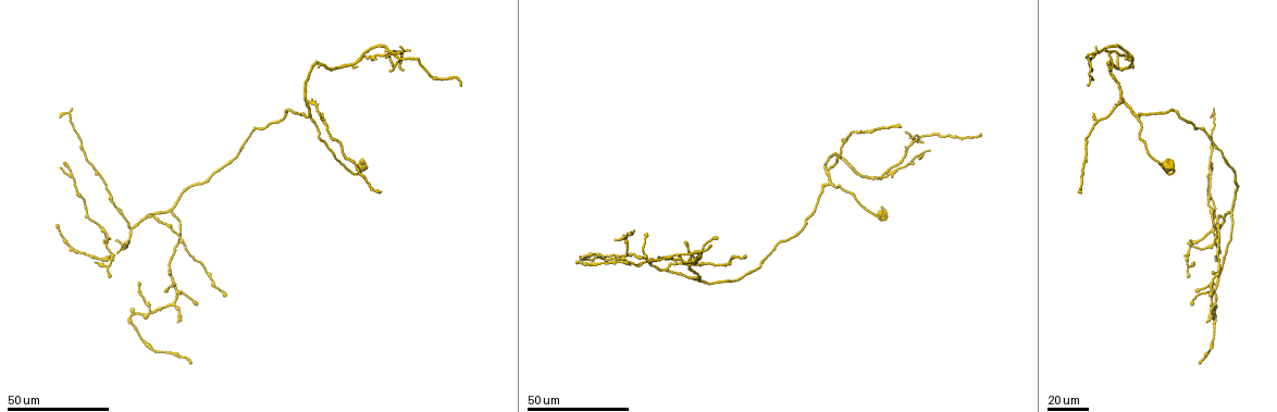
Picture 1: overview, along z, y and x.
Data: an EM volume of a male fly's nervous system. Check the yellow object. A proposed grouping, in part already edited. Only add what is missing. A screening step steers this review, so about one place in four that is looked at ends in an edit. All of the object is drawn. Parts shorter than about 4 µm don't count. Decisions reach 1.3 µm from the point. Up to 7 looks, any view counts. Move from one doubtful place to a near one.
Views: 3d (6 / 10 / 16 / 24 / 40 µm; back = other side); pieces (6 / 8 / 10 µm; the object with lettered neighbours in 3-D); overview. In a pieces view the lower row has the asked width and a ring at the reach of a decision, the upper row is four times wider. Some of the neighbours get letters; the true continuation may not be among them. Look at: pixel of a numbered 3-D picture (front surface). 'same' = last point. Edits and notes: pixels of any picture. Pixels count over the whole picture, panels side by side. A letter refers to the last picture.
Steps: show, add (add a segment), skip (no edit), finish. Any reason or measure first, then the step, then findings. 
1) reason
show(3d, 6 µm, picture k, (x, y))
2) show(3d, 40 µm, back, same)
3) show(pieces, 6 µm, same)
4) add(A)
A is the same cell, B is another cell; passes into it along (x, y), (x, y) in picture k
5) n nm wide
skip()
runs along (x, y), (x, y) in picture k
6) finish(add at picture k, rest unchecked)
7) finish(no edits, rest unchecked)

an open end
show(3d, 40 µm, picture 1, (104, 242))

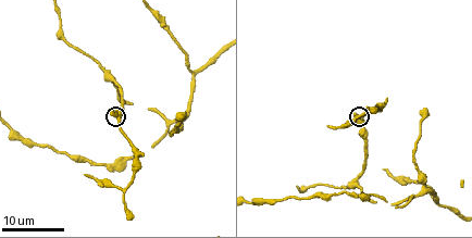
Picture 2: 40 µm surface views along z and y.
show(pieces, 10 µm, picture 2, (353, 114))

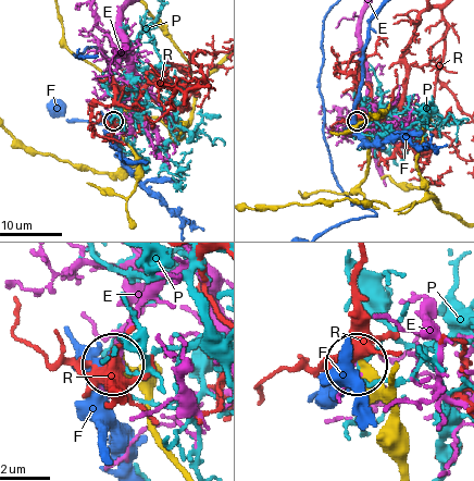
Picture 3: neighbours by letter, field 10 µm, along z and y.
skip()
E, F, P and R are other cells; none of them fits

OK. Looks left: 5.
free end
show(3d, 24 µm, picture 1, (192, 362))

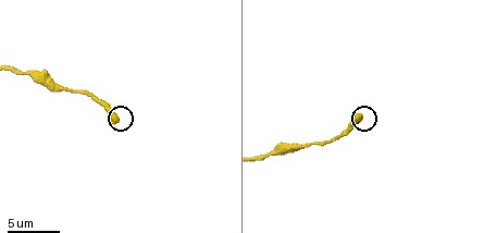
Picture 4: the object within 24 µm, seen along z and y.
show(pieces, 6 µm, picture 4, (115, 122))

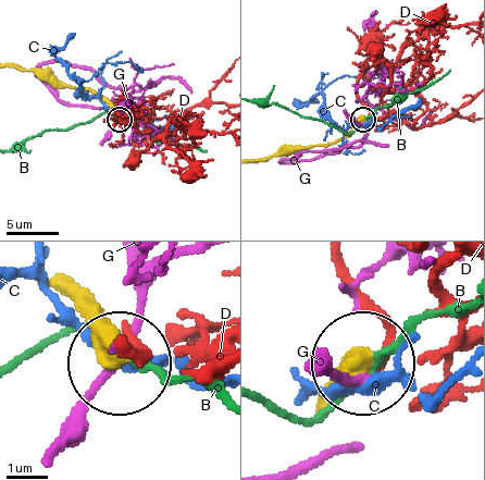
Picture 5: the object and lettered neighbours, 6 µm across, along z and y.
skip()
B, C, D and G are other cells; none of them fits

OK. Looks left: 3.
tapers out
show(3d, 24 µm, picture 1, (906, 133))

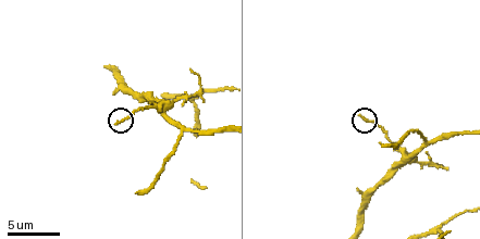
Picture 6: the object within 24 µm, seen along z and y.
show(pieces, 6 µm, picture 6, (361, 115))

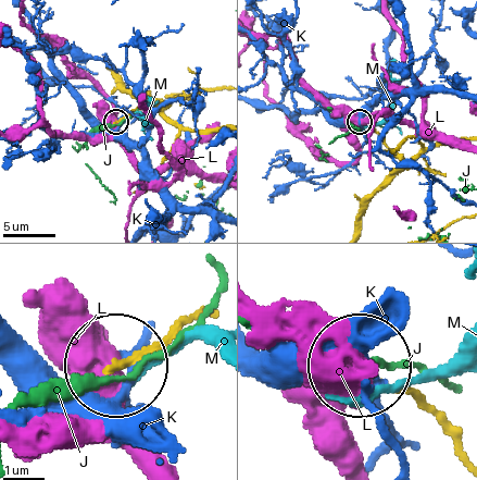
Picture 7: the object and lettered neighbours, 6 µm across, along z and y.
170 nm wide
skip()
J, K, L and M are other cells; no lettered segment goes on from it

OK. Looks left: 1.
finish(no edits, rest unchecked)

